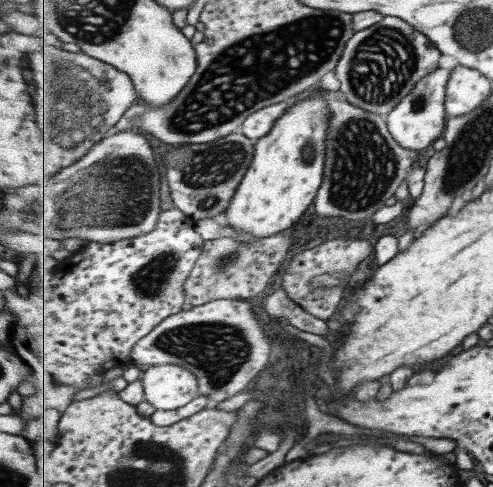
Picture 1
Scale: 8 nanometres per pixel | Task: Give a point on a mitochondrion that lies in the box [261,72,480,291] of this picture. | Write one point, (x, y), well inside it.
(363, 165)

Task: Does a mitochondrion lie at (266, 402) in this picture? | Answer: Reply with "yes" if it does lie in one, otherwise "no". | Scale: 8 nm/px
no

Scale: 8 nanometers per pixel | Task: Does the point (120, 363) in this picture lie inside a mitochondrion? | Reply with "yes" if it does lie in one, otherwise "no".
no

